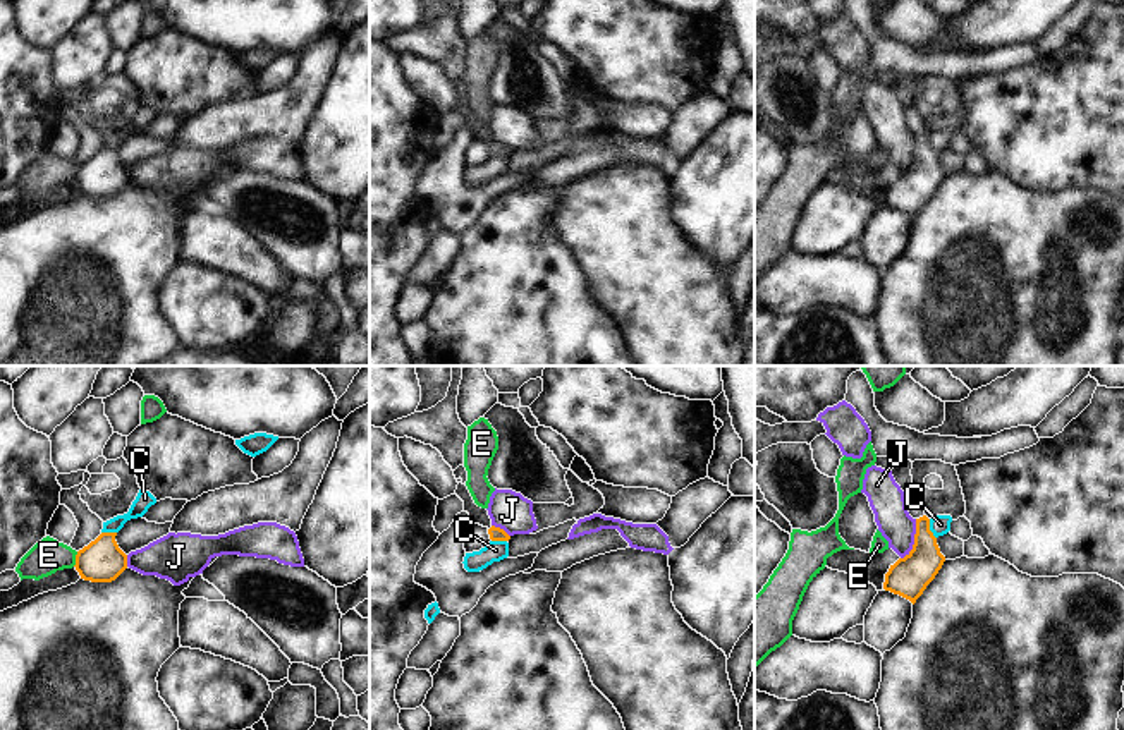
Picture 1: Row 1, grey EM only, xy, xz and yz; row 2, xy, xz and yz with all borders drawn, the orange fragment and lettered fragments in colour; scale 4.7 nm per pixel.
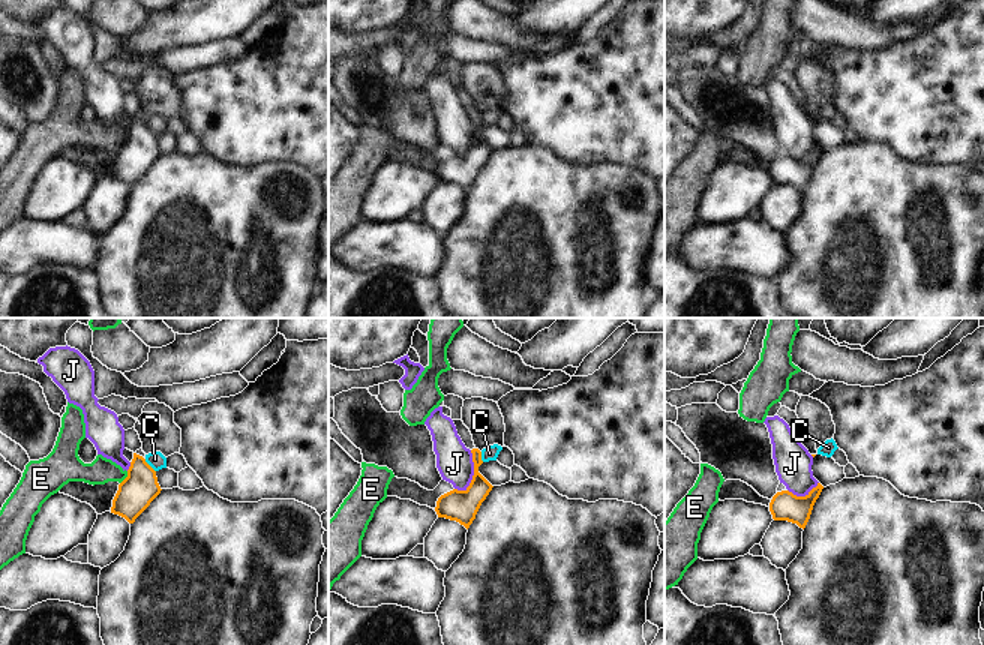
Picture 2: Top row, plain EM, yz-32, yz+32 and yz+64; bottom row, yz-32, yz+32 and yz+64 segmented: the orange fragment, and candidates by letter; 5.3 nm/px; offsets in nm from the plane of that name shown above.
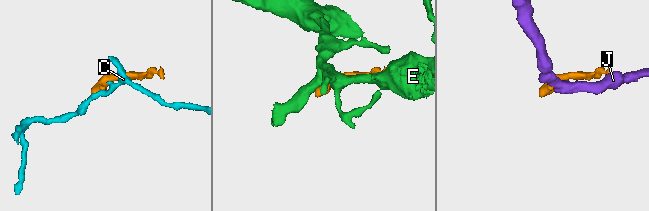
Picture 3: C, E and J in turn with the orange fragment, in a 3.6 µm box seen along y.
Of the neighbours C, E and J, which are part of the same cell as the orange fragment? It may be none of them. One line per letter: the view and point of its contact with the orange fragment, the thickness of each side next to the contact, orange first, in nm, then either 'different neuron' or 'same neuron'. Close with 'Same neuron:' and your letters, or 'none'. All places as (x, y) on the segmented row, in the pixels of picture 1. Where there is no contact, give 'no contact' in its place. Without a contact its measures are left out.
C: contact yz (928, 529); calibres 190 and 90 nm; different neuron
E: contact xy (76, 559); calibres 200 and 160 nm; different neuron
J: contact yz (915, 540); calibres 190 and 160 nm; different neuron
Same neuron: none

